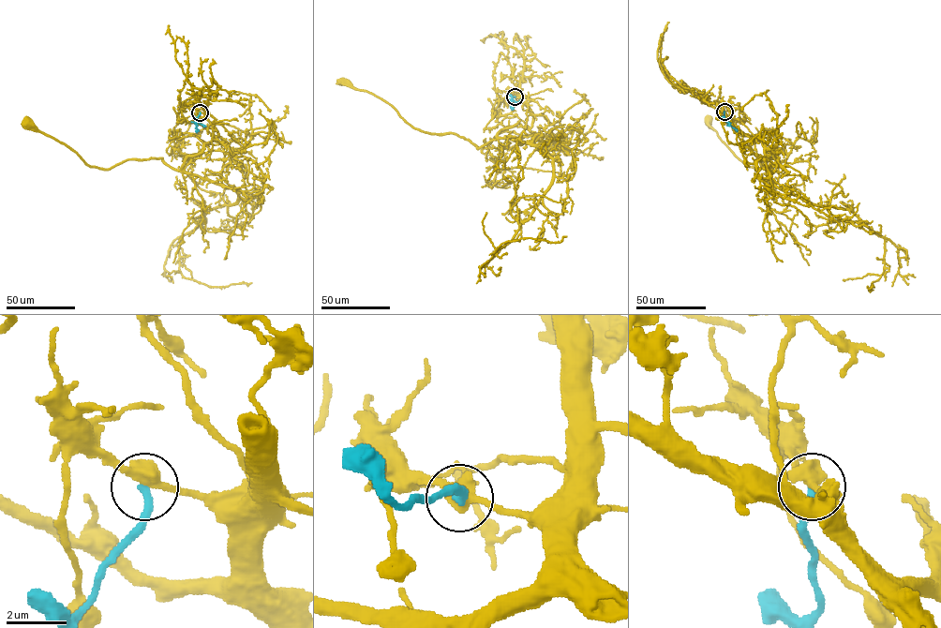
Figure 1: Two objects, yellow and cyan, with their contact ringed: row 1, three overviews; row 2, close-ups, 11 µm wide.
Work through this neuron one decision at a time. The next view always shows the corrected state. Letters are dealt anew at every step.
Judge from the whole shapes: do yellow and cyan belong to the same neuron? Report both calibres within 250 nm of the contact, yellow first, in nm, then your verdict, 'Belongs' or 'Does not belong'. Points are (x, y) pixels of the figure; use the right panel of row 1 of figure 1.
Thickness 460 nm (yellow) against 280 nm. Does not belong

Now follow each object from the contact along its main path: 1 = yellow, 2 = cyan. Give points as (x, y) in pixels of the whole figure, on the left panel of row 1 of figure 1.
1: (200, 112), (214, 127), (211, 154), (192, 158), (182, 171), (161, 157), (90, 167), (26, 122)
2: (200, 112), (196, 132)

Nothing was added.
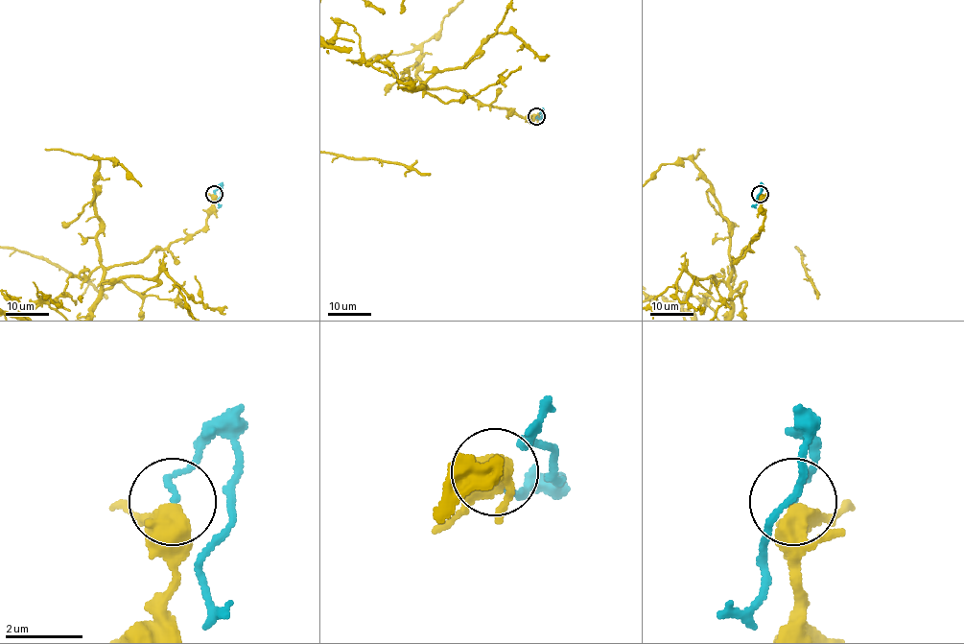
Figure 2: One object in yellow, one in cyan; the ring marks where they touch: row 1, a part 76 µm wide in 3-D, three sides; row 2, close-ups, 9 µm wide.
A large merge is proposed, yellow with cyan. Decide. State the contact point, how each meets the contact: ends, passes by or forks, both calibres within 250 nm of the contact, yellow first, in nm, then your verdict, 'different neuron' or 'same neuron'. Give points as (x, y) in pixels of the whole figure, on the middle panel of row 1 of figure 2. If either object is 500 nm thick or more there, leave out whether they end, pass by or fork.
at (536, 116); yellow passes by; cyan ends there; 480 nm thick on the yellow side, 140 nm on the other; different neuron

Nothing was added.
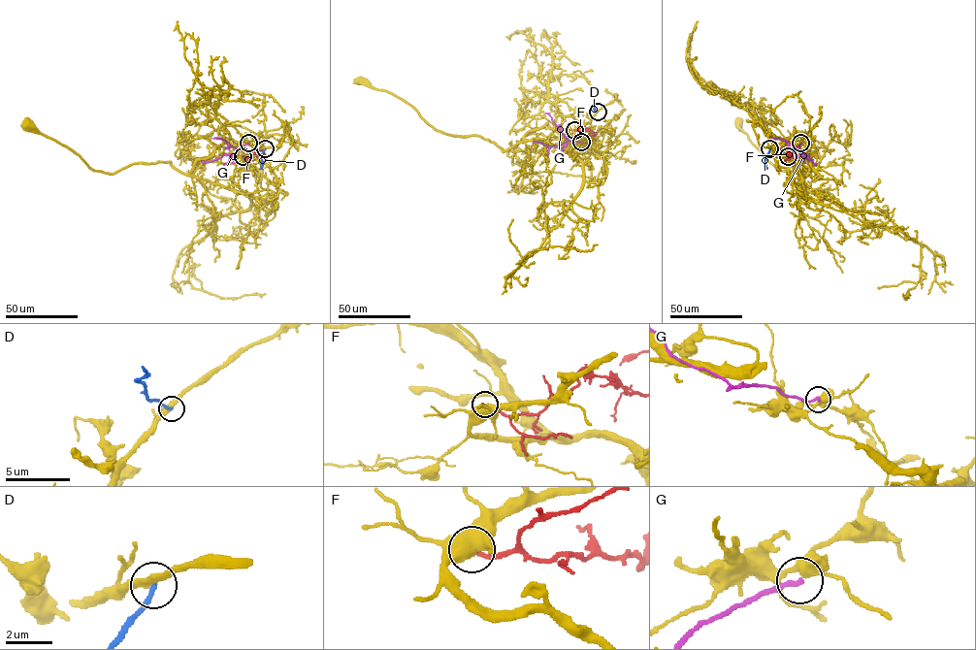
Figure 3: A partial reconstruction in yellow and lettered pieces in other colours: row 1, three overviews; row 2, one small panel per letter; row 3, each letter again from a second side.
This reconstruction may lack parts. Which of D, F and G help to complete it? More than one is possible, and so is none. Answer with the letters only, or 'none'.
none

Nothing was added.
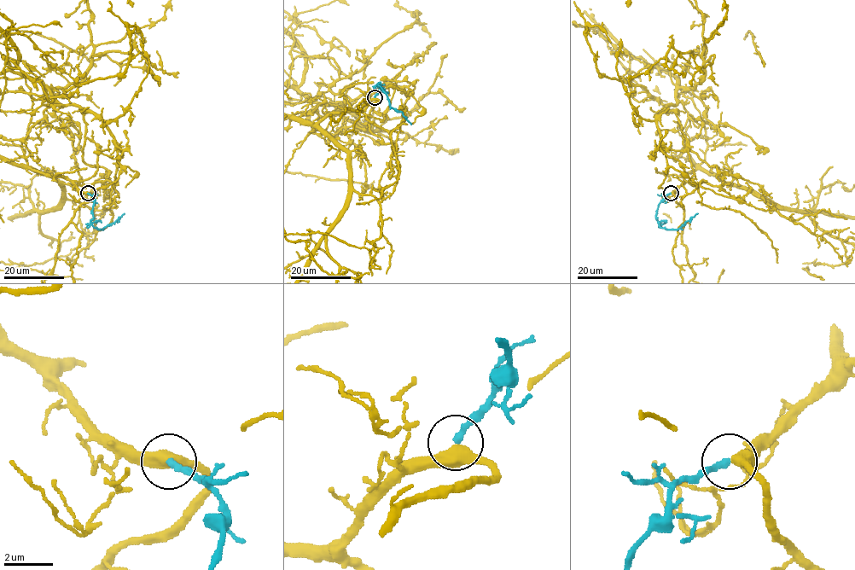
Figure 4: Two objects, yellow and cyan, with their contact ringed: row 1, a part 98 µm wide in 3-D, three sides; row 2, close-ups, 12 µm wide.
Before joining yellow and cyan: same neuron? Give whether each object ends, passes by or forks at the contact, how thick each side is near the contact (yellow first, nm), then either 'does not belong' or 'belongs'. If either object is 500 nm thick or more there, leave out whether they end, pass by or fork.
yellow passes by; cyan ends; calibres 480 and 280 nm; belongs

